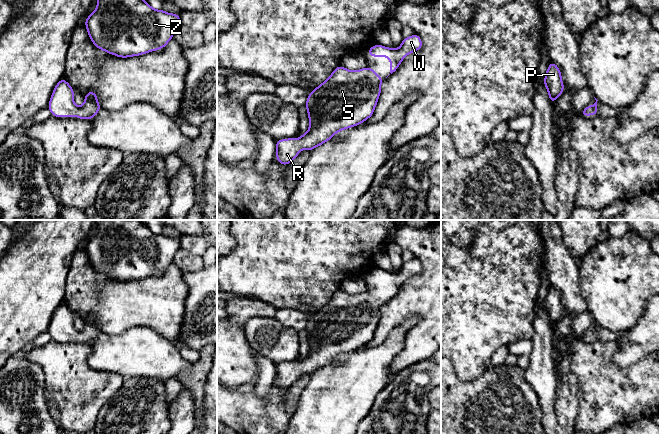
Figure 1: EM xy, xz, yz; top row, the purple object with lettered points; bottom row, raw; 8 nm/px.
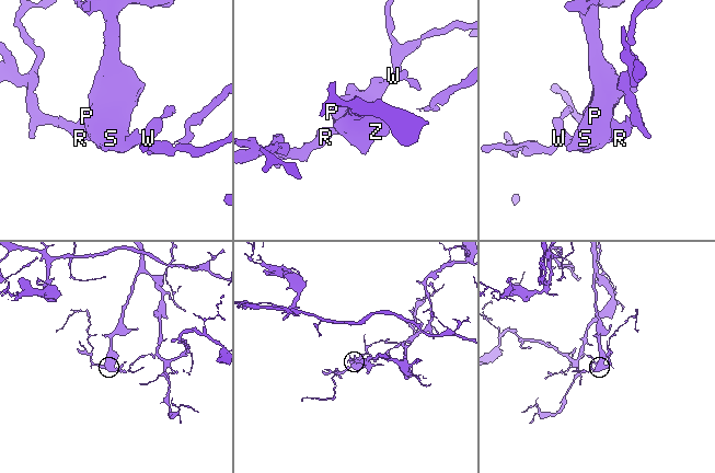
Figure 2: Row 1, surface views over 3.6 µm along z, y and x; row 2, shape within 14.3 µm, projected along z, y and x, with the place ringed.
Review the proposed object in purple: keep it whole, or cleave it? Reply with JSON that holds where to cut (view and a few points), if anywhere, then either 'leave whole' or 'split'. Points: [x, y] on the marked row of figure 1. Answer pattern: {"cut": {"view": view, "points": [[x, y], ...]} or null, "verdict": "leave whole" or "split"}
{"cut": null, "verdict": "leave whole"}

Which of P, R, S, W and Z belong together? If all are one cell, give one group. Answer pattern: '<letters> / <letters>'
P R S W Z

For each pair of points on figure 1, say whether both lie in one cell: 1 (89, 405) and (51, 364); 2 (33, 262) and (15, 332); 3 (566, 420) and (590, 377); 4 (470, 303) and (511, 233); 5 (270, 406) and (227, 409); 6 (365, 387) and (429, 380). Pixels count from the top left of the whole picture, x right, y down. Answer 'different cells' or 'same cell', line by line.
1: same cell
2: same cell
3: different cells
4: same cell
5: same cell
6: different cells

